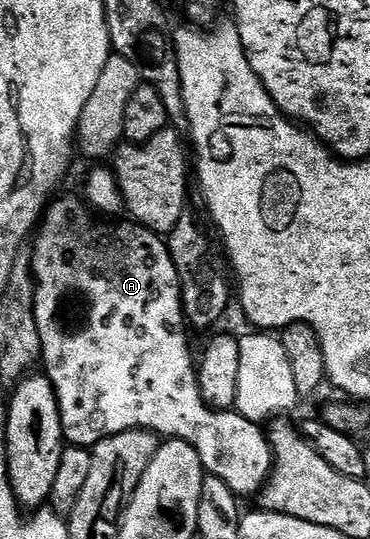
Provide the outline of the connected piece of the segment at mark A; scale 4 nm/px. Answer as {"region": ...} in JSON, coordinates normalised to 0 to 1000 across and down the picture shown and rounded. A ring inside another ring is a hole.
{"region":[[[168,365],[146,382],[141,380],[122,390],[119,401],[100,419],[97,438],[89,442],[95,447],[92,462],[86,460],[86,505],[92,510],[97,614],[108,614],[108,636],[114,638],[111,675],[124,677],[122,698],[135,701],[141,718],[151,725],[170,813],[189,826],[251,829],[316,803],[414,800],[438,814],[505,818],[541,844],[549,872],[570,885],[605,889],[605,896],[616,896],[622,909],[643,917],[646,924],[665,926],[673,915],[695,917],[708,902],[727,892],[730,874],[741,868],[741,842],[730,837],[727,809],[714,801],[711,790],[700,783],[659,777],[659,770],[619,759],[570,759],[557,750],[557,742],[546,738],[546,727],[535,716],[530,662],[514,657],[514,633],[503,627],[508,603],[492,577],[492,523],[481,519],[481,505],[465,488],[465,473],[454,466],[446,445],[411,427],[370,414],[354,414],[349,408],[330,410],[322,417],[295,417],[286,412],[295,408],[268,406],[257,401],[241,378],[222,369],[208,373],[200,365]]]}

